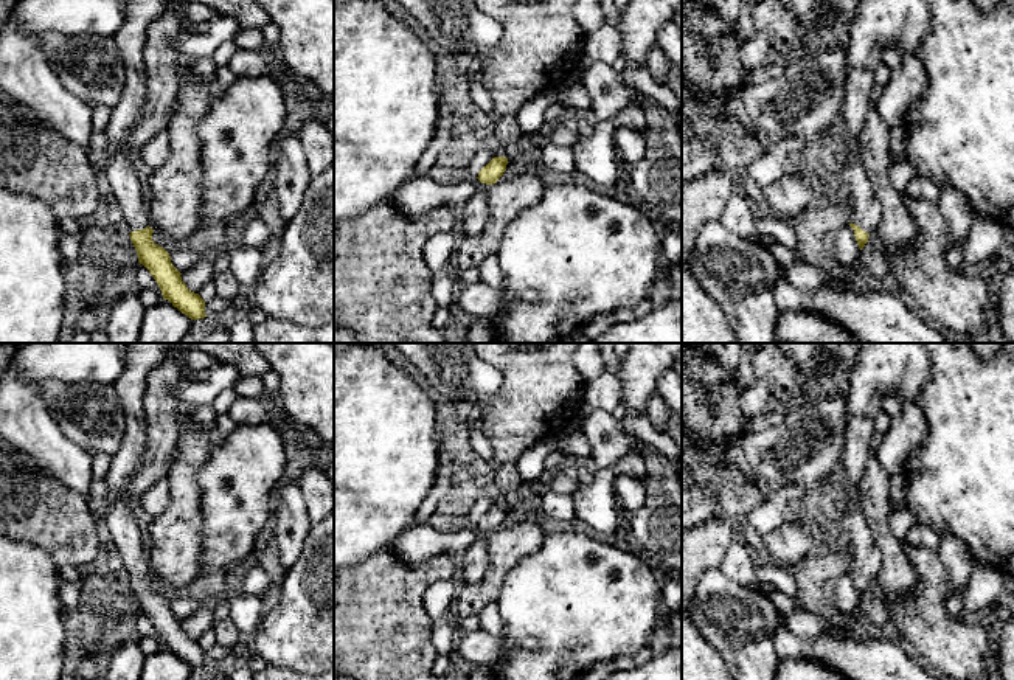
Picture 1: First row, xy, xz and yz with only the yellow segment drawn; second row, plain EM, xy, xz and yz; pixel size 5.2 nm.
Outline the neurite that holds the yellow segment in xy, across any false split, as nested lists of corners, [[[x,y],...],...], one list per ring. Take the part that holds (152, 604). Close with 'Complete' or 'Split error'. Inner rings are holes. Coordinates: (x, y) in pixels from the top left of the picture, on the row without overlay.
[[[123,343],[124,369],[113,387],[126,415],[126,435],[112,456],[106,475],[109,505],[106,526],[120,551],[130,588],[143,612],[157,629],[165,647],[191,668],[205,666],[205,649],[182,629],[169,601],[152,588],[149,559],[144,556],[141,531],[127,500],[127,484],[135,474],[146,446],[144,393],[151,371],[163,362],[172,343]]]. Split error

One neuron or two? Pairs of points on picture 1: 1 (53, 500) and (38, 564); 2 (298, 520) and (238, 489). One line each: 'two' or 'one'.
1: two
2: two

